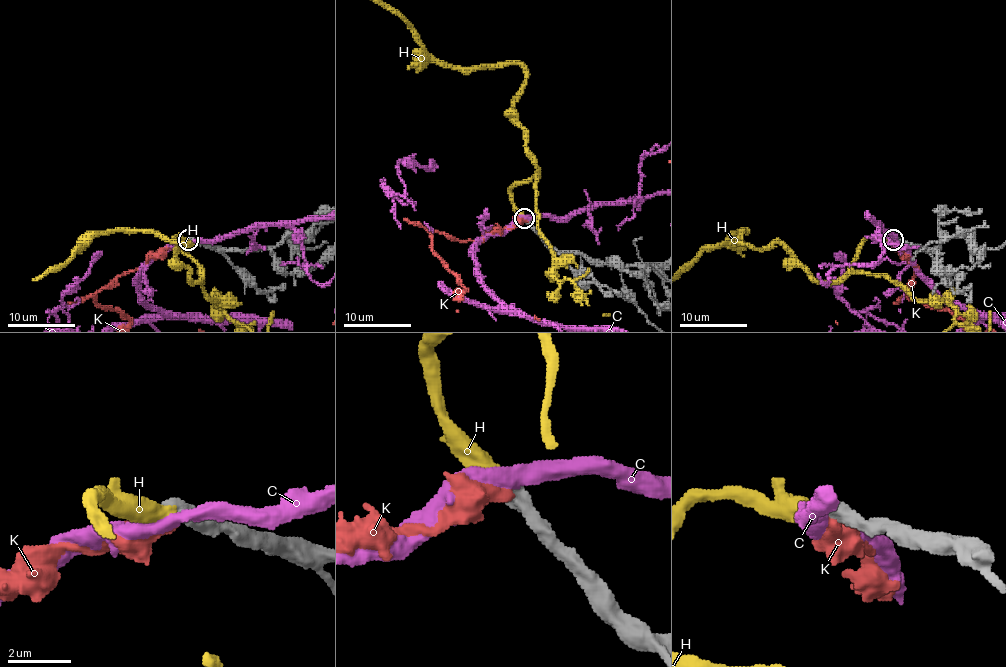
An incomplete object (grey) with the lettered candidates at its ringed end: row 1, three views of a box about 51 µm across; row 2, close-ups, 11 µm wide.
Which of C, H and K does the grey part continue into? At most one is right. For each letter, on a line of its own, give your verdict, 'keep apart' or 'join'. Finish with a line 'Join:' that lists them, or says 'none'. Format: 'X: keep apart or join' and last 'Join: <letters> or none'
C: keep apart
H: join
K: keep apart
Join: H

